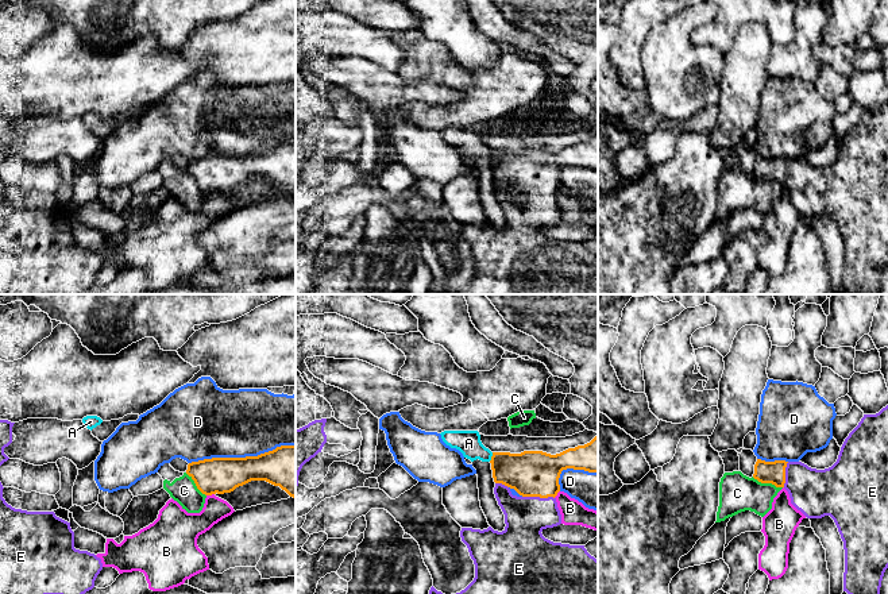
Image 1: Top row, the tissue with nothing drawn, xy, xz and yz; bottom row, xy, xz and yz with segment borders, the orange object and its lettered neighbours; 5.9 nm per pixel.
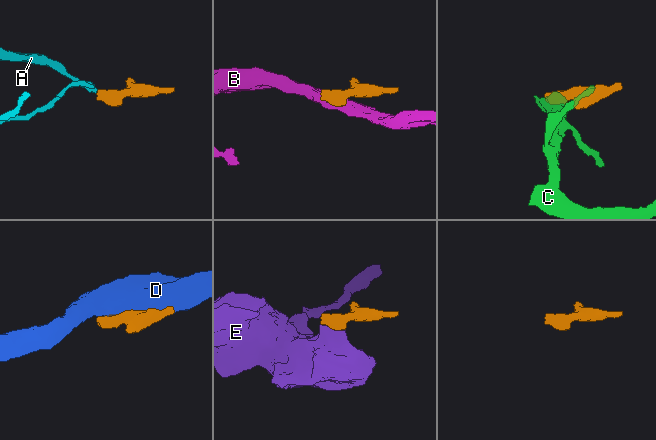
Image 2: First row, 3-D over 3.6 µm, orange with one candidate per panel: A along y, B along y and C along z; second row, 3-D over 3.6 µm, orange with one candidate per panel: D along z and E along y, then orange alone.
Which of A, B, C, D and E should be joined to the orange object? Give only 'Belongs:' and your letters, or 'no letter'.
Belongs: E

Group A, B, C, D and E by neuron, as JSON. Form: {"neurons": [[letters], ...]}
{"neurons": [["A"], ["B"], ["C"], ["D"], ["E"]]}

